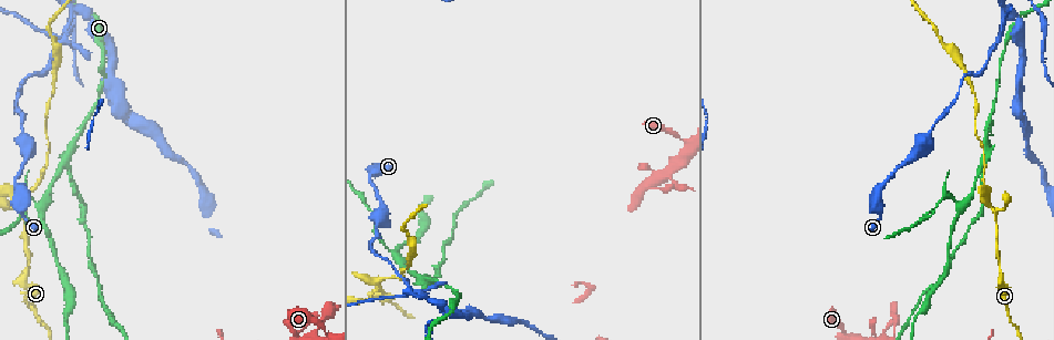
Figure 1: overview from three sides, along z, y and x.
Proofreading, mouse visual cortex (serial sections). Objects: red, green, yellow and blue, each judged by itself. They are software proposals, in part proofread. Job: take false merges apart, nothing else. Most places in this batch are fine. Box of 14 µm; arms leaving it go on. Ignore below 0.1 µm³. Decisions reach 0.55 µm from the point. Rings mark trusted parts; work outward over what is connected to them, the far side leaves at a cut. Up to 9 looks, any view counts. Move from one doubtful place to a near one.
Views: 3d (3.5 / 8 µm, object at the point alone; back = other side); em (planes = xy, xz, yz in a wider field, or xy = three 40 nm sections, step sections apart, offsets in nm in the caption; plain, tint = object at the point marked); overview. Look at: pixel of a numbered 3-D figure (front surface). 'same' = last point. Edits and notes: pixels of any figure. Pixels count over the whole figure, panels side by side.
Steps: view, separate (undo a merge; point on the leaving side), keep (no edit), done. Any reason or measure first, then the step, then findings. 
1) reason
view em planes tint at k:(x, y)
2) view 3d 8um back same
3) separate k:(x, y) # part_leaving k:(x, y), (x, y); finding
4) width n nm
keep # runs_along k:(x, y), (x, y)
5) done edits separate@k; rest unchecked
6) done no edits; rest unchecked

branch point
view 3d 8um at 1:(62, 163)

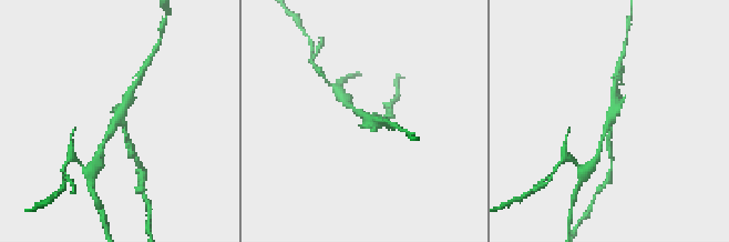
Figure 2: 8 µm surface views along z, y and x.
closer look
view 3d 3.5um at 2:(366, 118)

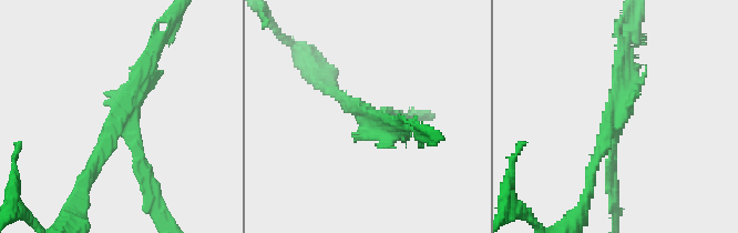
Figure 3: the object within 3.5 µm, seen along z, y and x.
arms 3; arm_widths 100, 200, 200 nm
view em xy step 2 tint at 3:(369, 115)

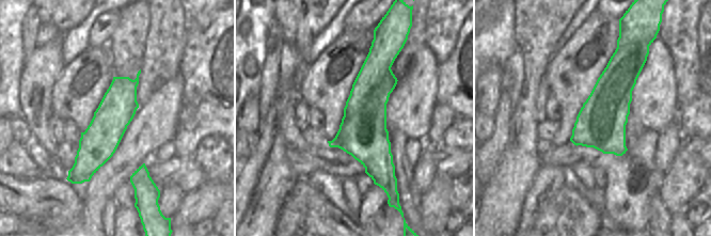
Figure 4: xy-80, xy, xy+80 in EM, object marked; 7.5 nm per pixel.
width 360 nm
separate 3:(140, 170) # a second cell is stuck on

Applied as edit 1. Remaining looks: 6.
view overview

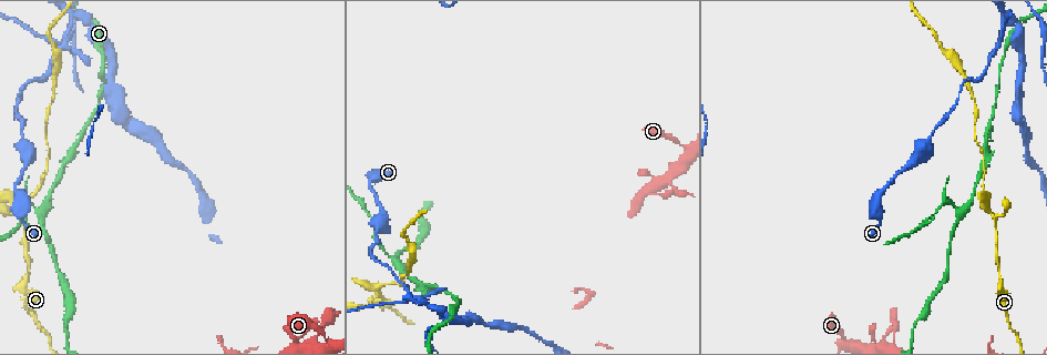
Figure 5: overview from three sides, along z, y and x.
thin neck
view 3d 3.5um at 5:(316, 335)

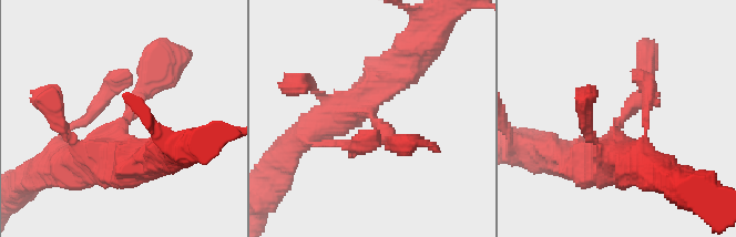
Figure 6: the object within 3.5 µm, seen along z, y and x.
need the tissue
view em xy step 1 tint at 6:(625, 117)

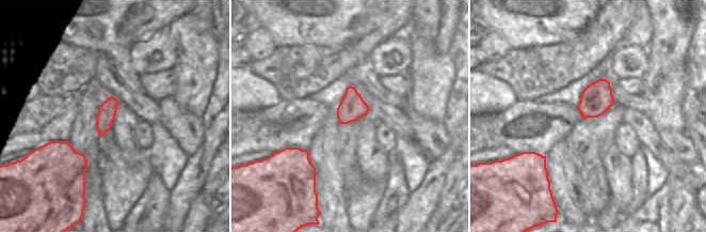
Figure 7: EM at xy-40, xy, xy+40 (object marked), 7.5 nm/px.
keep # runs_along 6:(583, 162), (640, 96), (645, 57); continuous, no second cell

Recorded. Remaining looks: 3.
view 3d 3.5um at 5:(413, 295)

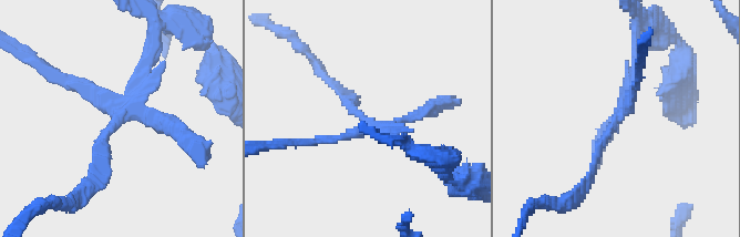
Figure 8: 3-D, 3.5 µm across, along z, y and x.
view em xy step 3 tint at 8:(618, 118)

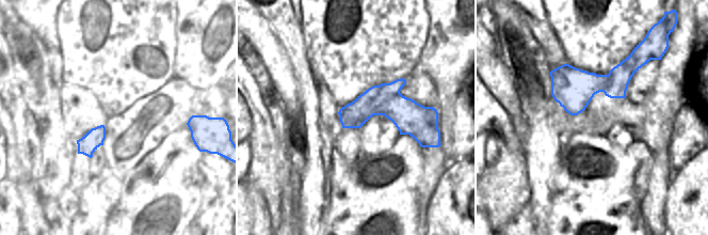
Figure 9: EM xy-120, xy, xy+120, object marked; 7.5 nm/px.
separate 8:(86, 95) # part_leaving 8:(114, 121), (134, 100), (158, 26); a second cell is stuck on

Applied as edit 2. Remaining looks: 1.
done edits separate@3, separate@8; rest unchecked

